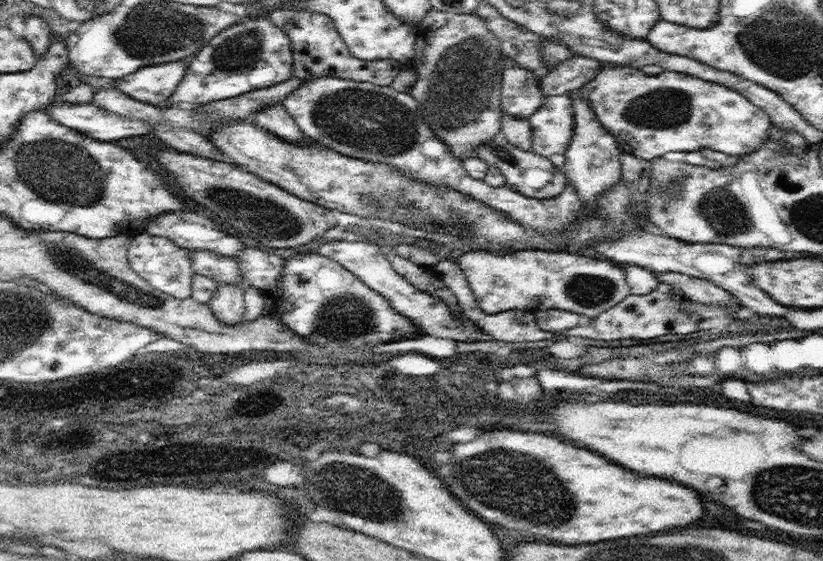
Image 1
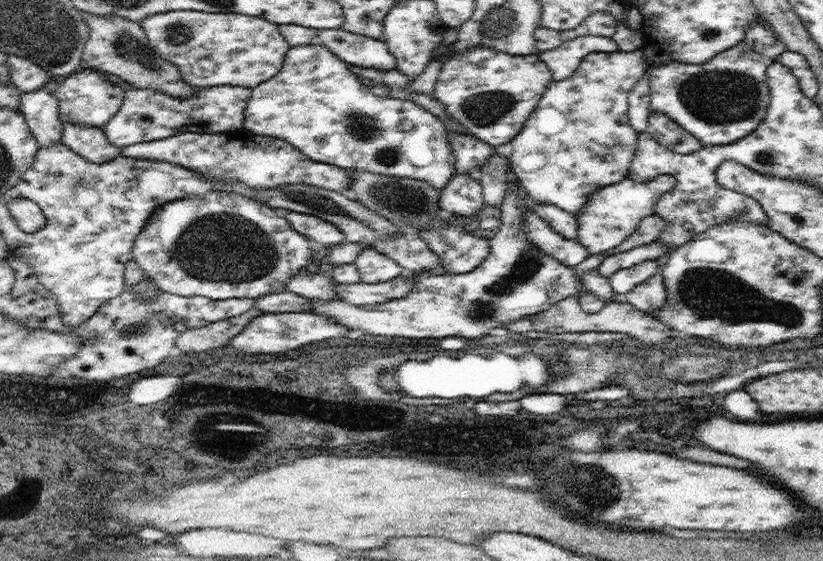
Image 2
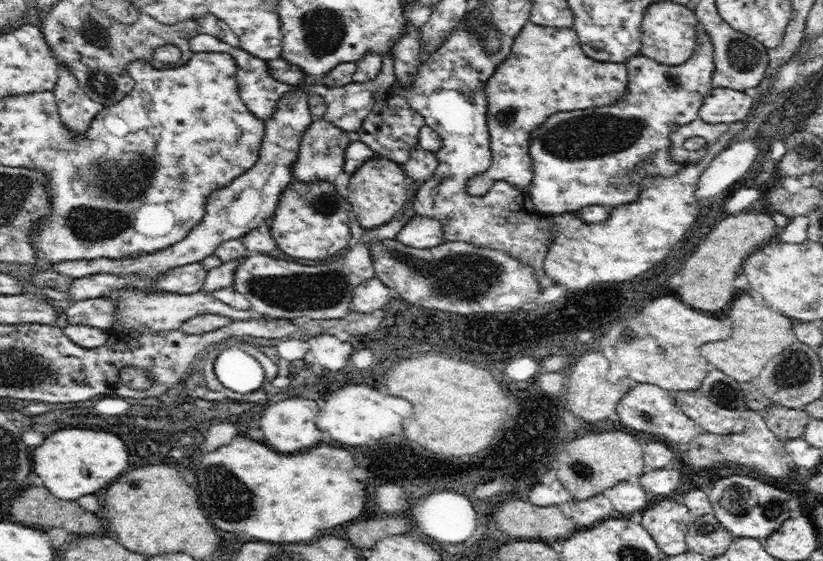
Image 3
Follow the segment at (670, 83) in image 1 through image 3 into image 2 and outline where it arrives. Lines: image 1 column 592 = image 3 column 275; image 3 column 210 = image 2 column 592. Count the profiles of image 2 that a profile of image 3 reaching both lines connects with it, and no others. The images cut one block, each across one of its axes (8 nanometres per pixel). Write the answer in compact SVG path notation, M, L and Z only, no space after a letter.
M580 36L560 44L560 47L539 52L542 62L551 70L554 81L566 80L572 76L585 55L593 52L616 52L617 43L612 38L598 36Z

